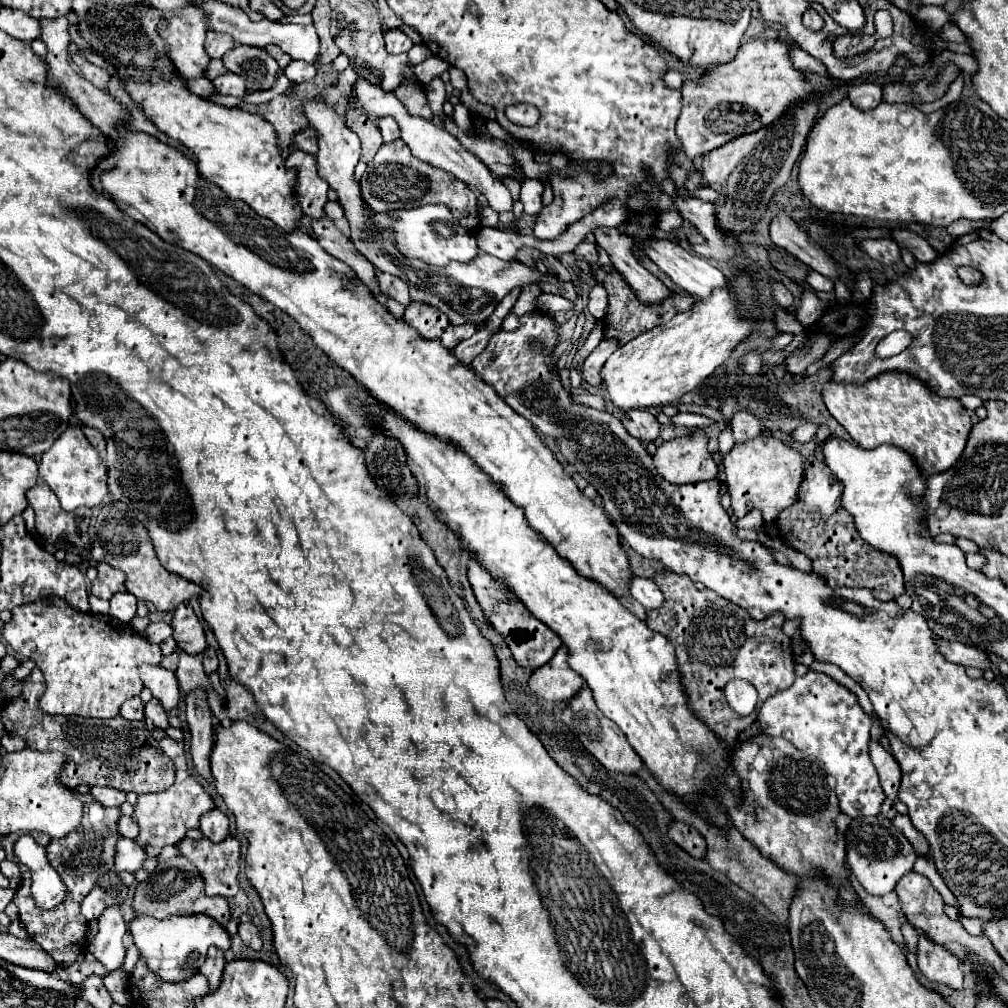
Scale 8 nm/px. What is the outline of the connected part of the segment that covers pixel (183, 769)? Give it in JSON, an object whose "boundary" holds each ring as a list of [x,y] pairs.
{"boundary":[[[166,736],[164,740],[158,742],[158,745],[164,750],[164,754],[174,763],[176,768],[176,784],[172,784],[164,792],[142,794],[142,798],[134,806],[136,810],[132,814],[134,822],[140,826],[140,834],[138,834],[136,842],[146,850],[146,854],[150,858],[158,856],[160,850],[166,844],[178,844],[186,836],[186,830],[200,826],[200,816],[202,814],[214,810],[214,800],[204,792],[204,788],[190,774],[184,742],[176,742],[176,740]]]}

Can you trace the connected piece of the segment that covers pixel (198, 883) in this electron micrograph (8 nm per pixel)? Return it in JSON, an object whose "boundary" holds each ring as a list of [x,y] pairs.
{"boundary":[[[182,856],[160,862],[156,870],[144,882],[138,884],[132,908],[136,914],[148,914],[154,918],[168,918],[172,914],[206,914],[206,916],[216,918],[216,922],[220,922],[222,926],[226,926],[230,920],[230,906],[226,898],[206,896],[204,882],[196,866],[190,864],[190,860]]]}

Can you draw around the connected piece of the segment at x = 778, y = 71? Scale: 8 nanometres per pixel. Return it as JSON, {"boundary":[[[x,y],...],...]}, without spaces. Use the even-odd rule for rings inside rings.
{"boundary":[[[748,40],[746,44],[740,46],[736,58],[710,74],[702,74],[698,80],[686,80],[682,86],[682,112],[678,116],[676,124],[676,136],[680,144],[684,146],[684,152],[690,160],[696,156],[702,156],[714,148],[724,146],[726,142],[756,132],[764,126],[770,126],[774,120],[784,116],[790,108],[796,104],[816,96],[810,80],[806,78],[804,72],[796,70],[794,64],[790,62],[790,46],[786,42],[778,40]]]}

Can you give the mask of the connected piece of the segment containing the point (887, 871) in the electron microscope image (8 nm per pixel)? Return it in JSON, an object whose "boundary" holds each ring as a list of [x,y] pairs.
{"boundary":[[[882,814],[878,816],[862,816],[854,818],[844,834],[846,840],[846,862],[850,872],[858,878],[858,882],[864,886],[868,894],[874,896],[884,896],[886,892],[892,892],[896,882],[914,866],[916,854],[906,836],[894,828],[894,824],[884,818]]]}

